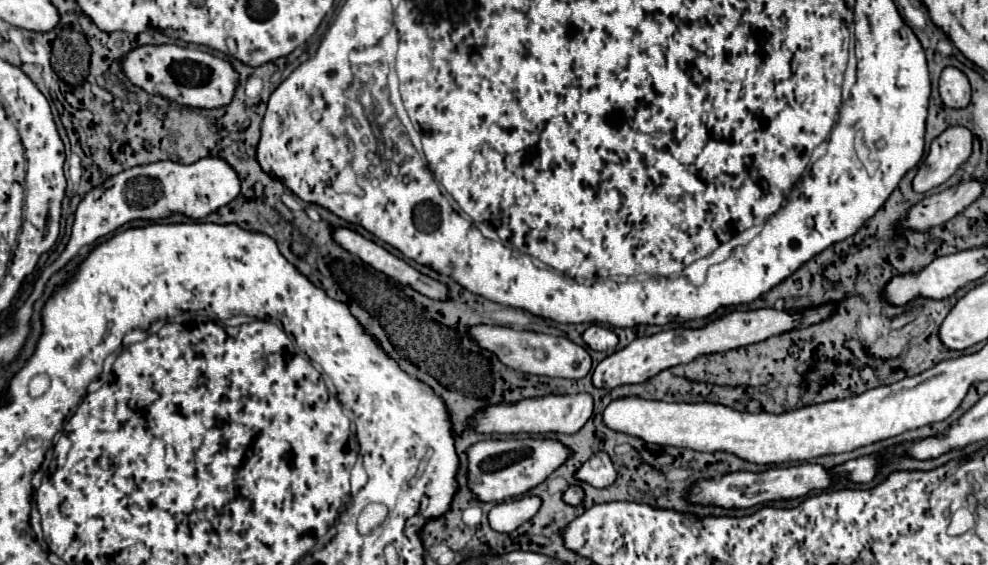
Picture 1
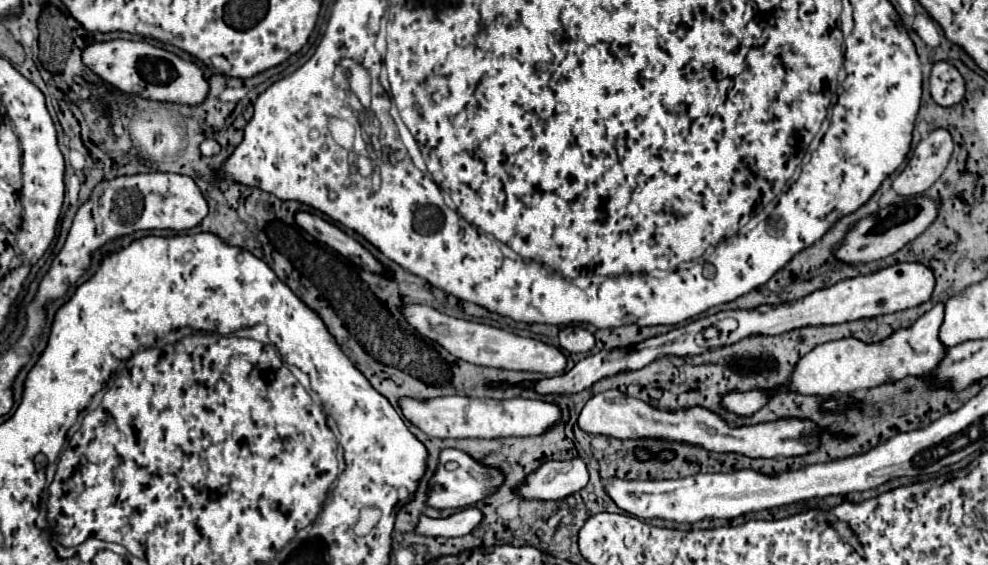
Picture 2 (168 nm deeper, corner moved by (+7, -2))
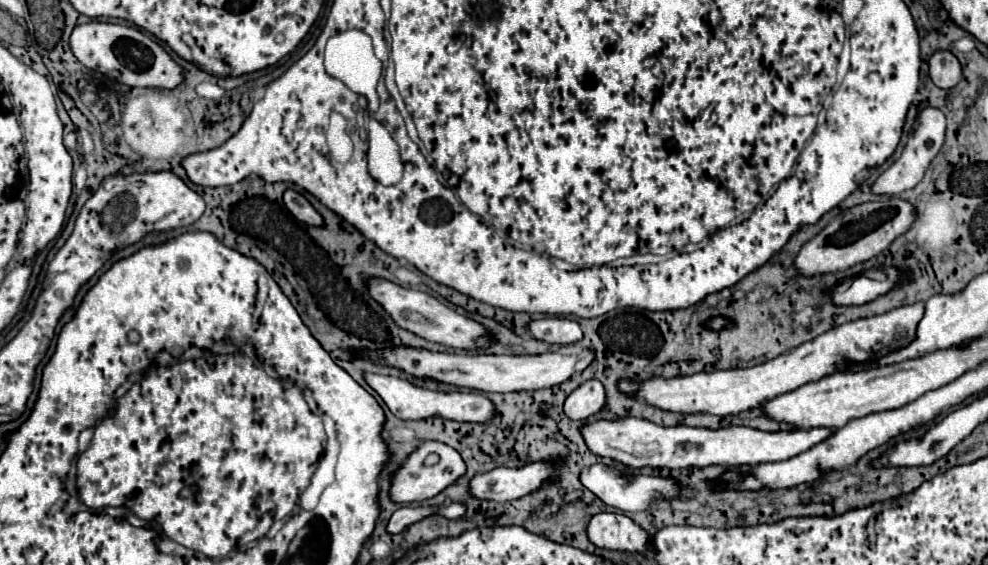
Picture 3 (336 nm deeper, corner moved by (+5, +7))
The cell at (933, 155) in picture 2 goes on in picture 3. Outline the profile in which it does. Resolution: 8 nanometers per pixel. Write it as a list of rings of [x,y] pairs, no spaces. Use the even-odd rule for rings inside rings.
[[[925,108],[925,110],[919,114],[919,118],[917,118],[917,122],[915,122],[915,126],[913,126],[913,130],[911,130],[911,134],[909,134],[909,142],[907,142],[907,146],[905,146],[901,158],[895,160],[895,162],[875,180],[873,192],[877,192],[877,194],[901,194],[901,192],[905,192],[905,190],[909,190],[909,188],[915,188],[915,186],[923,180],[923,176],[925,176],[925,172],[927,172],[931,160],[939,154],[939,150],[941,150],[941,146],[943,146],[943,142],[945,142],[945,130],[947,130],[945,114],[943,114],[941,110],[937,110],[937,108]]]

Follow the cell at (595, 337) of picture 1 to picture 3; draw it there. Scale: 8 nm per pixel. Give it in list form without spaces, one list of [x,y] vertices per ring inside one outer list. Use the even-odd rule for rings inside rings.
[[[541,318],[529,322],[529,328],[537,340],[549,344],[573,344],[583,340],[583,330],[579,322],[569,318]]]

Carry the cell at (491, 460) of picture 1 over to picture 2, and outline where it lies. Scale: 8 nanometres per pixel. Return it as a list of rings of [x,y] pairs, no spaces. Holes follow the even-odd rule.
[[[443,449],[439,453],[439,465],[435,475],[429,481],[429,493],[427,493],[427,505],[435,507],[435,509],[459,509],[459,507],[469,507],[475,505],[477,501],[481,501],[483,497],[487,497],[489,493],[493,493],[499,485],[503,483],[503,473],[499,469],[491,469],[491,467],[483,467],[481,463],[477,463],[475,459],[471,459],[467,453],[459,451],[459,449]],[[447,461],[455,461],[457,467],[453,471],[445,469]]]

